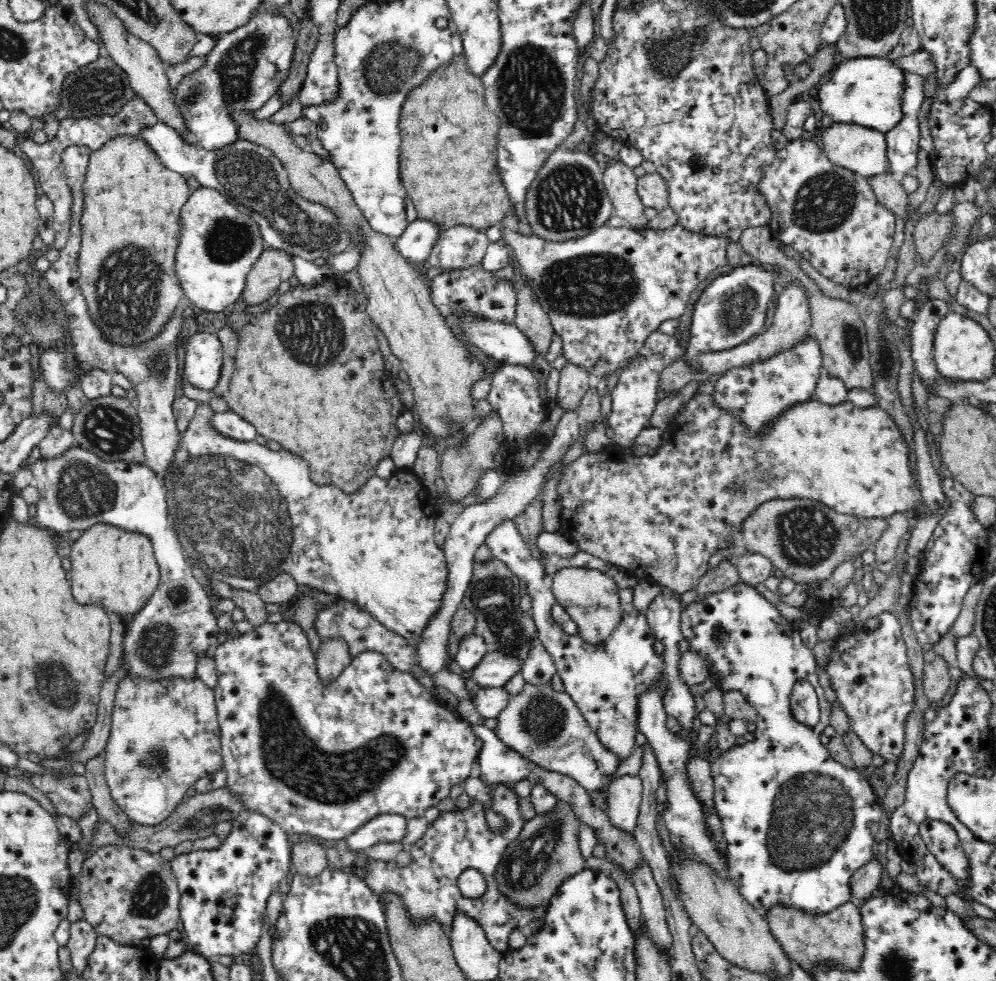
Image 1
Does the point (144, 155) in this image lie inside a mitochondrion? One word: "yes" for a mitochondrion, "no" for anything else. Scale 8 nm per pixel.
no

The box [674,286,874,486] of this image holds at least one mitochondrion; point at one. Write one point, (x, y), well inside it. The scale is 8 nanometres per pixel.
(852, 339)

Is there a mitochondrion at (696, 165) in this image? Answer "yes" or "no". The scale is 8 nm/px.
no

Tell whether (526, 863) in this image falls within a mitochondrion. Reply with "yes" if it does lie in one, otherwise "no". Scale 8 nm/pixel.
yes

